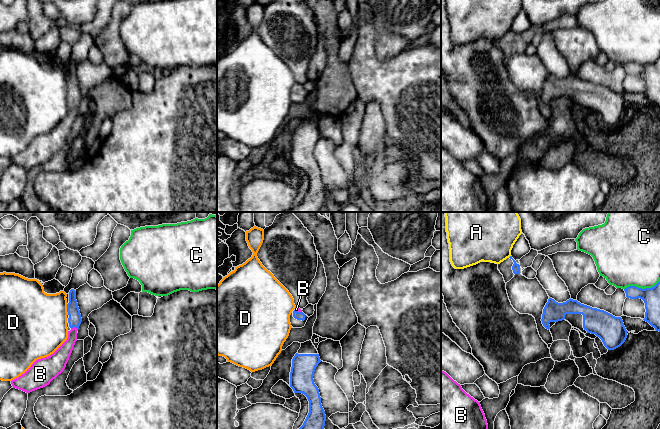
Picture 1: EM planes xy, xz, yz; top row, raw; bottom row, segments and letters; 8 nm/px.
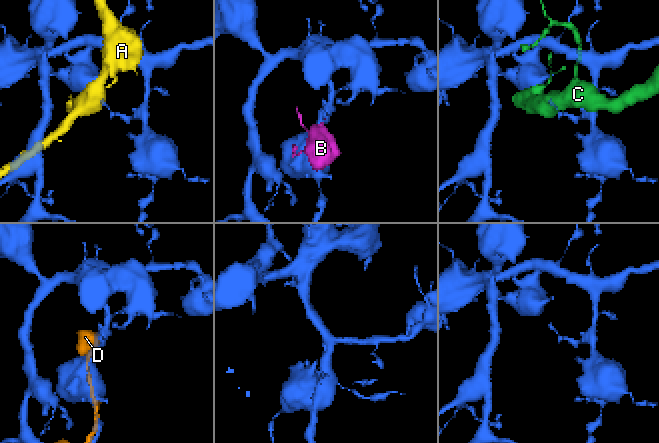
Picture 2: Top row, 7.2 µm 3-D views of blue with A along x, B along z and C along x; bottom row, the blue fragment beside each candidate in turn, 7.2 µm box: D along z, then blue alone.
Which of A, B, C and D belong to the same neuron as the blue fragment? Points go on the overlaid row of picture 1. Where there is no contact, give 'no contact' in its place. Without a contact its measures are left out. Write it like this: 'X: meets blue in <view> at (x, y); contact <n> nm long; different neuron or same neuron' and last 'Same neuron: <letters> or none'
A: no contact; different neuron
B: meets blue in xy at (74, 326); contact 60 nm long; same neuron
C: meets blue in yz at (641, 288); contact 300 nm long; different neuron
D: meets blue in xy at (67, 309); contact 90 nm long; different neuron
Same neuron: B

